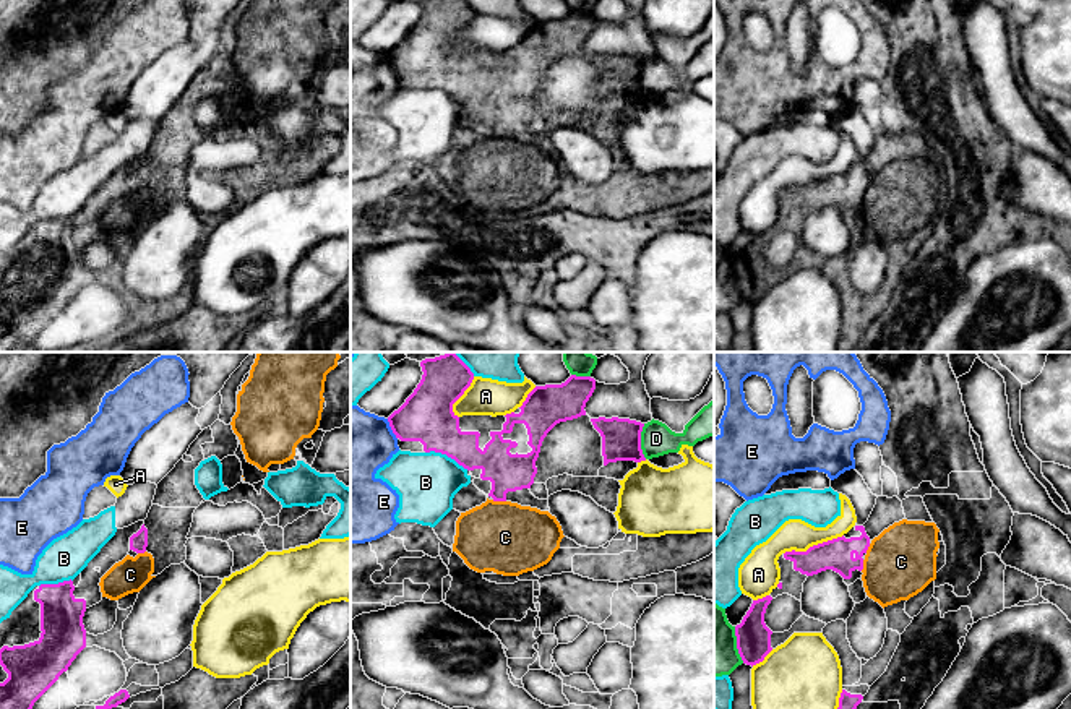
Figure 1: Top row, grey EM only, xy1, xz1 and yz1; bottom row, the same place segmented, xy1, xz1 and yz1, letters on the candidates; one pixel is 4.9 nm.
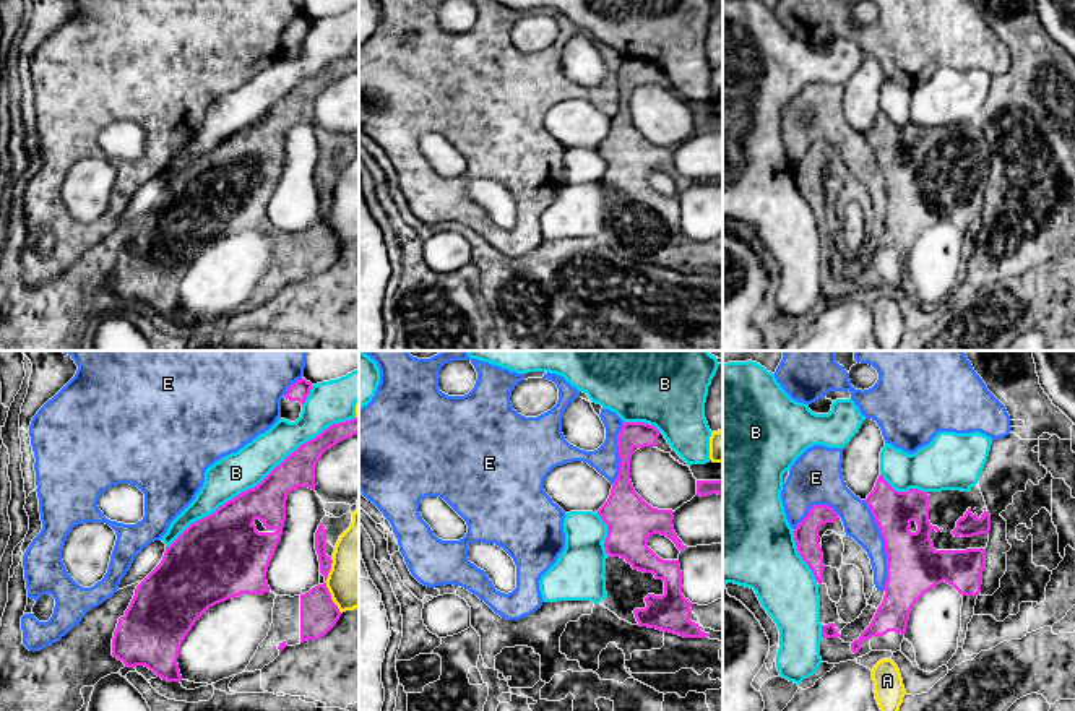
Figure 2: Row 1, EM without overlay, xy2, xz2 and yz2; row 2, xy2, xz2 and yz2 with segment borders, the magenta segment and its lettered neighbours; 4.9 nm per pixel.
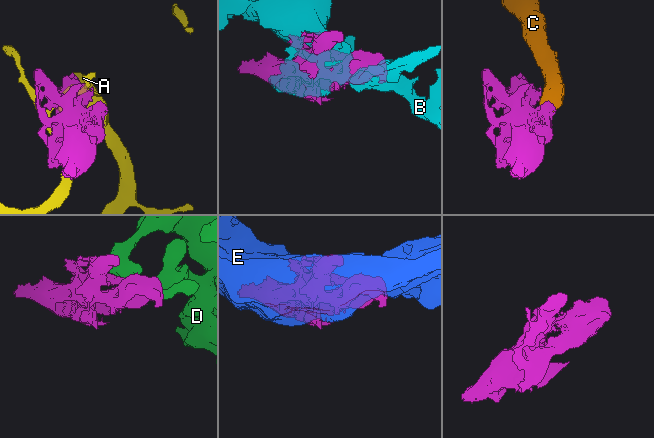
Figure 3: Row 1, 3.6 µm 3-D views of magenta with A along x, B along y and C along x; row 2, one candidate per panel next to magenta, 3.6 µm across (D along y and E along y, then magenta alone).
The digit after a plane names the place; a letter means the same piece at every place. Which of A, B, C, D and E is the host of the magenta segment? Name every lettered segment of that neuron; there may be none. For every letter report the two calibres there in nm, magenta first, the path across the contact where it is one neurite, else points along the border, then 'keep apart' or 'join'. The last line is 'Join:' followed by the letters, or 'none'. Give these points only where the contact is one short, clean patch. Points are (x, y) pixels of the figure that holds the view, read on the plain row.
A: 160/160 nm | keep apart
B: 200/200 nm | keep apart
C: 190/360 nm | join
D: 190/160 nm | keep apart
E: 280/160 nm | keep apart
Join: C

